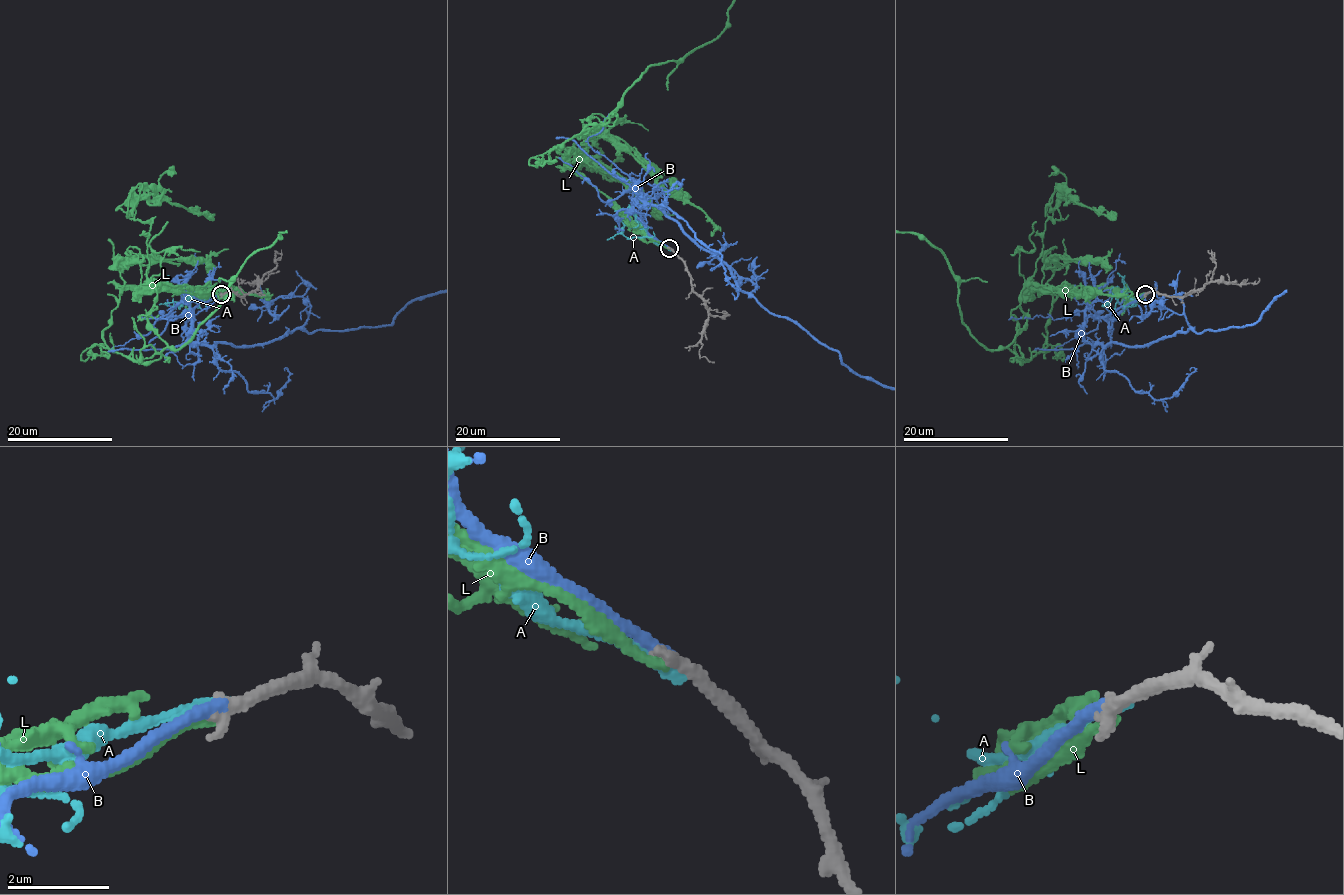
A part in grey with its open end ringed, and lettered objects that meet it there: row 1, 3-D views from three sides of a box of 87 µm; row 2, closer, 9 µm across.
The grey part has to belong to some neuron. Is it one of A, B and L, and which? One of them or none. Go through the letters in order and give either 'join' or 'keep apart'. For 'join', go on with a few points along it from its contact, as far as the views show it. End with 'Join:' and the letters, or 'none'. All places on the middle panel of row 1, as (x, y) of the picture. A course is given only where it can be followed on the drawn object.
A: keep apart
B: join
L: keep apart
Join: B

